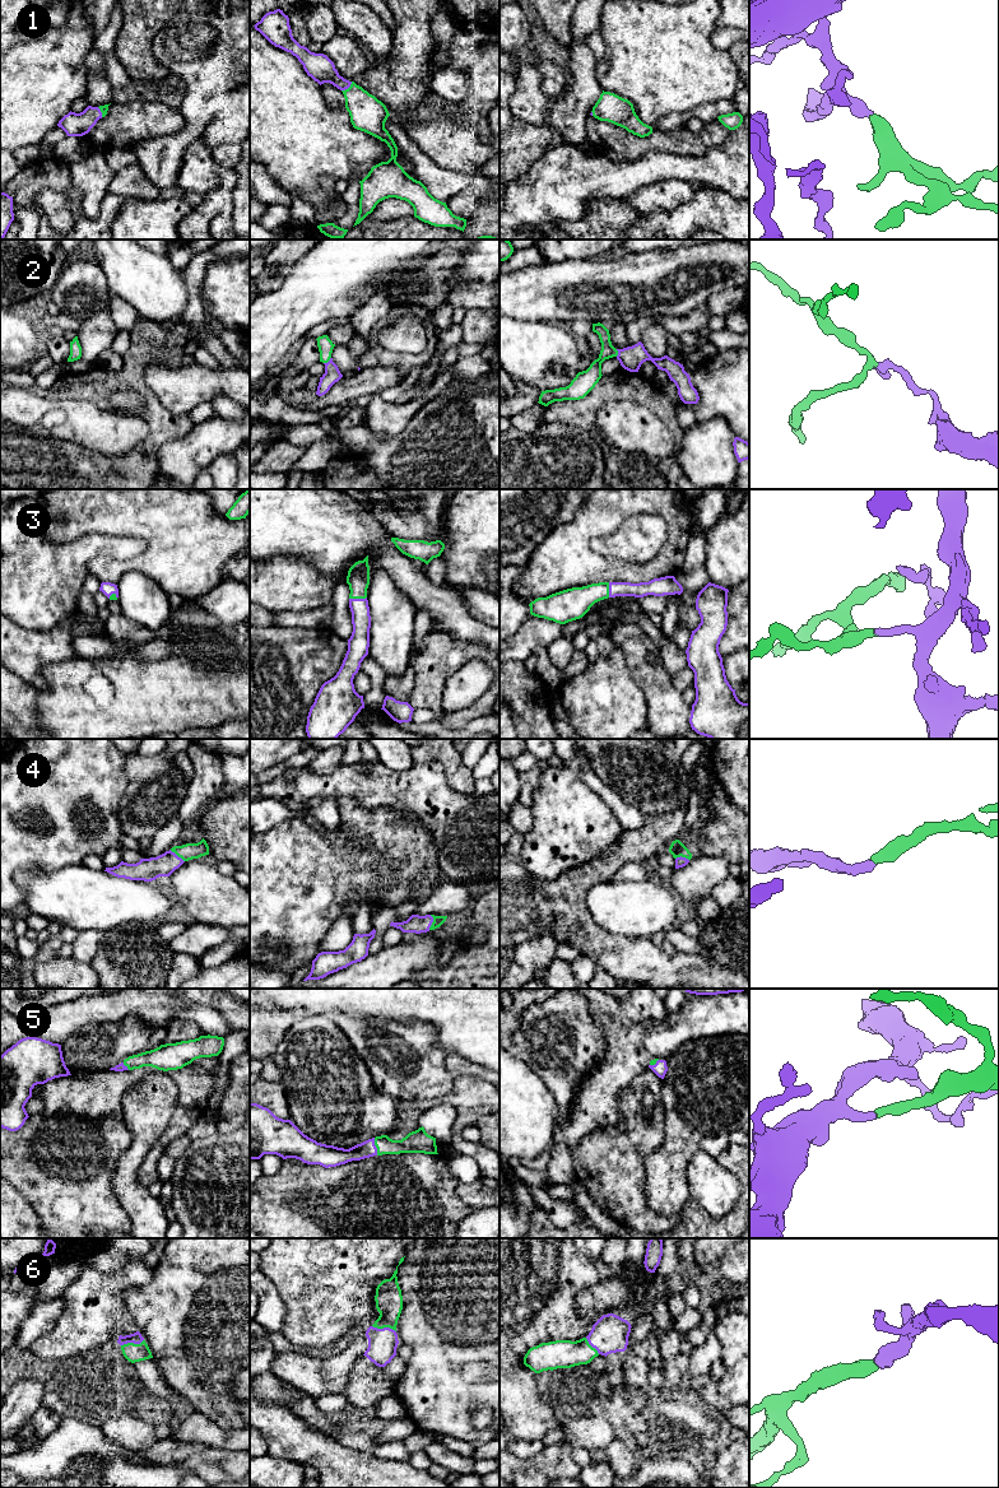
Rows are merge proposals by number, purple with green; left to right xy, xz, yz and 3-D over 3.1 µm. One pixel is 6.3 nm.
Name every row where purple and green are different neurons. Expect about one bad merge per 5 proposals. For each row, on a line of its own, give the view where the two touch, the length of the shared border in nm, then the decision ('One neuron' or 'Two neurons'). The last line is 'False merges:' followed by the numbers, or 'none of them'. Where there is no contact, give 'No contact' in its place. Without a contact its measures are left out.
1: Touches purple in xz. Shared border 90 nm. One neuron
2: Touches purple in xz. Shared border 60 nm. One neuron
3: Touches purple in xz. Shared border 110 nm. One neuron
4: Touches purple in xz. Shared border 100 nm. One neuron
5: Touches purple in xz. Shared border 110 nm. One neuron
6: Touches purple in xz. Shared border 160 nm. One neuron
False merges: none of them

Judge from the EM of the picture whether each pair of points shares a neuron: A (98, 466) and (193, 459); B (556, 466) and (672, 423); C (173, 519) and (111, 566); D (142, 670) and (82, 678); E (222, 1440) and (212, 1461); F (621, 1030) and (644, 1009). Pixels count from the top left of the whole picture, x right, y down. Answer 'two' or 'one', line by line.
A: two
B: two
C: one
D: one
E: two
F: two

